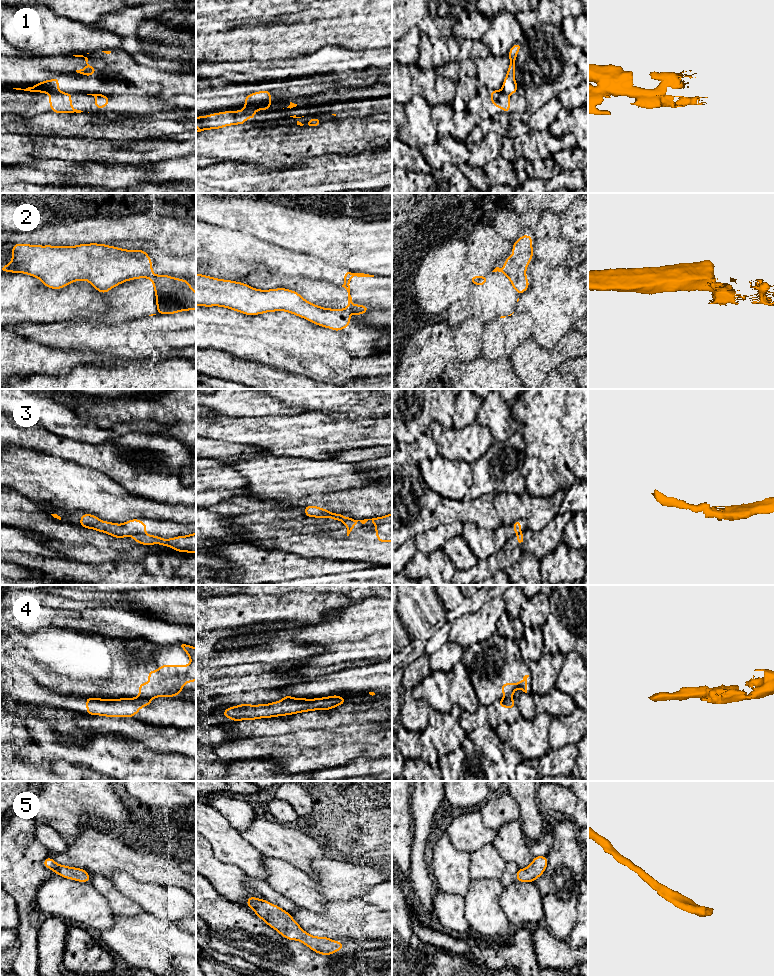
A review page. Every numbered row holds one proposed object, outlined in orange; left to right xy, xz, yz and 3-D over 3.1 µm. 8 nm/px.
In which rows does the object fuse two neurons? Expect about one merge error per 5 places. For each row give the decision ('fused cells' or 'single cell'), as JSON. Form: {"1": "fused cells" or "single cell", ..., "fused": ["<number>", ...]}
{"1": "fused cells", "2": "fused cells", "3": "fused cells", "4": "fused cells", "5": "single cell", "fused": ["1", "2", "3", "4"]}

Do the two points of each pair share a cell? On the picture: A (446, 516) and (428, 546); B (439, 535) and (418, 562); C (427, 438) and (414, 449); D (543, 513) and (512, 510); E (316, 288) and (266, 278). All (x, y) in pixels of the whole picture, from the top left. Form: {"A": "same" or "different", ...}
{"A": "different", "B": "different", "C": "same", "D": "same", "E": "same"}

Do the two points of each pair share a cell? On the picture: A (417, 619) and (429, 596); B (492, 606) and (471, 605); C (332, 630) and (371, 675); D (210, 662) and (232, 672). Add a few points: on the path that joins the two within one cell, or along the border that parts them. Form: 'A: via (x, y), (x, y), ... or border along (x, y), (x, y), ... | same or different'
A: via (420, 613), (420, 605), (423, 602) | same
B: border along (486, 600), (479, 607) | different
C: border along (381, 661), (375, 664), (349, 667), (340, 671) | different
D: border along (238, 664), (206, 668) | different

